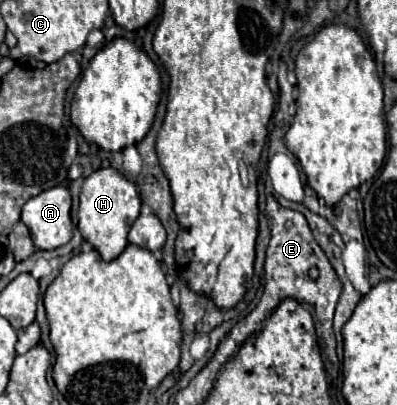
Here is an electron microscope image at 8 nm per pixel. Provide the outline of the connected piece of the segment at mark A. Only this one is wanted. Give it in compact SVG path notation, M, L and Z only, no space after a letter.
M51 187L31 197L21 211L21 221L29 227L37 249L57 249L69 243L71 225L71 193L67 187Z

